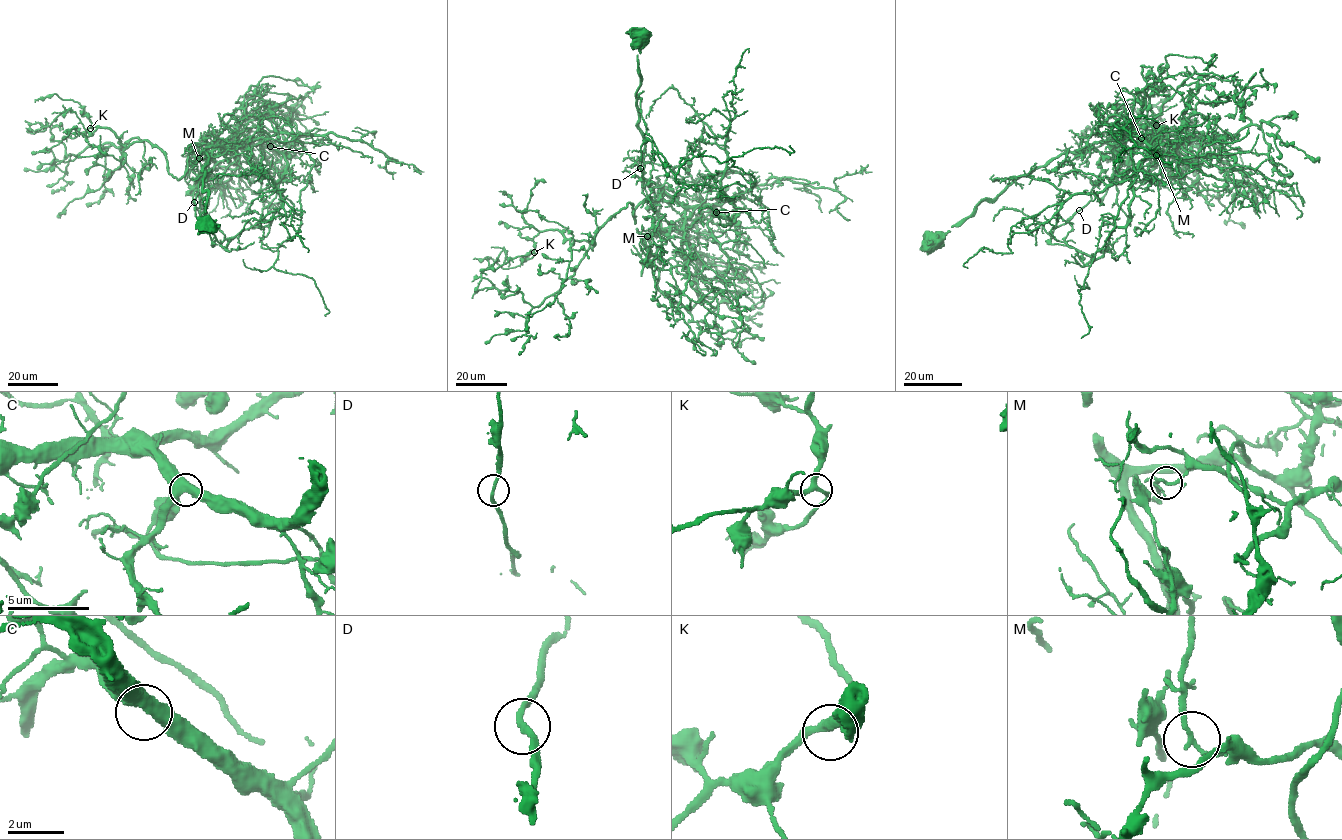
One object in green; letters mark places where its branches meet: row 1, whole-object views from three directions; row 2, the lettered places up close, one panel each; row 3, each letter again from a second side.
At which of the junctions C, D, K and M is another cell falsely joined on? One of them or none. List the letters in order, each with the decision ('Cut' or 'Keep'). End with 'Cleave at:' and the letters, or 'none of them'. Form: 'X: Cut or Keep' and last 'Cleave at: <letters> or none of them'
C: Keep
D: Keep
K: Keep
M: Cut
Cleave at: M

